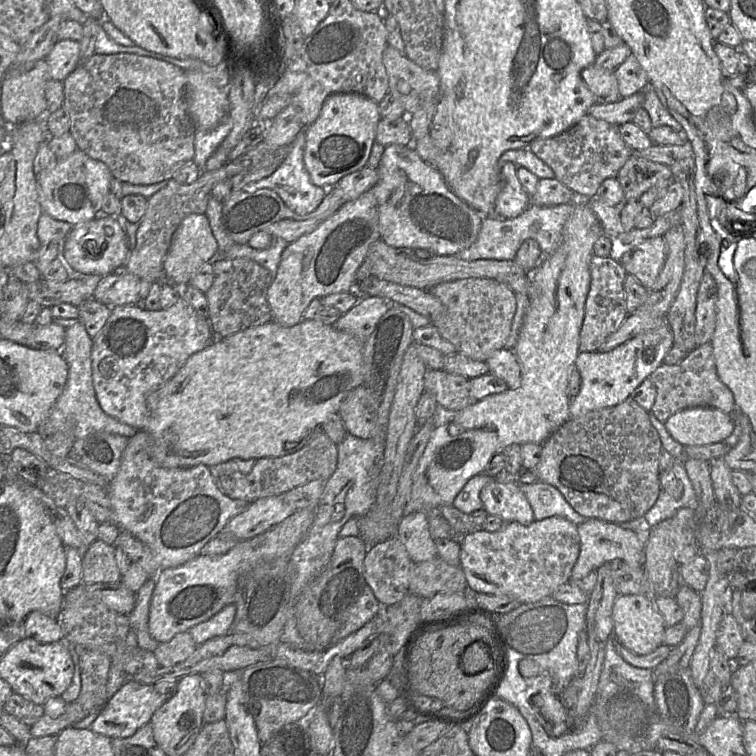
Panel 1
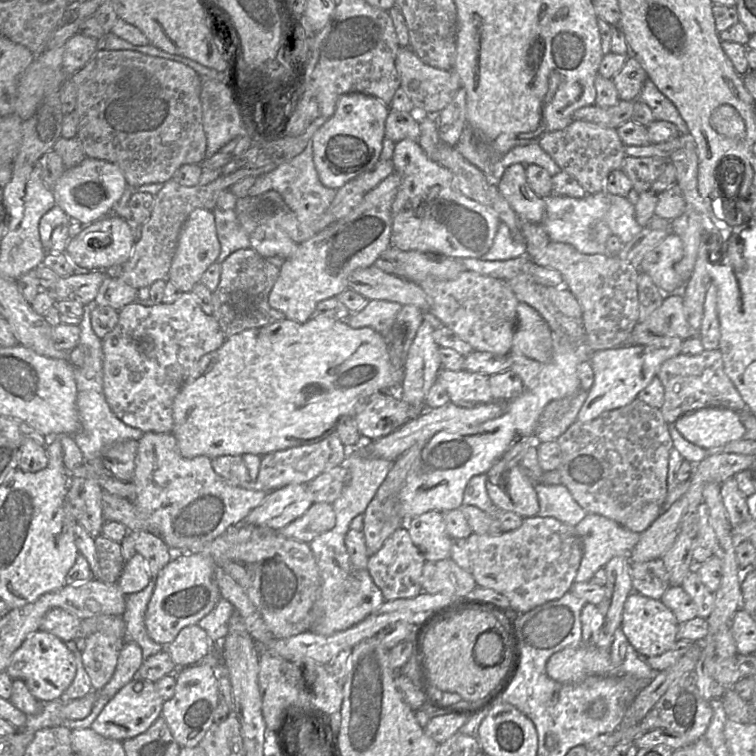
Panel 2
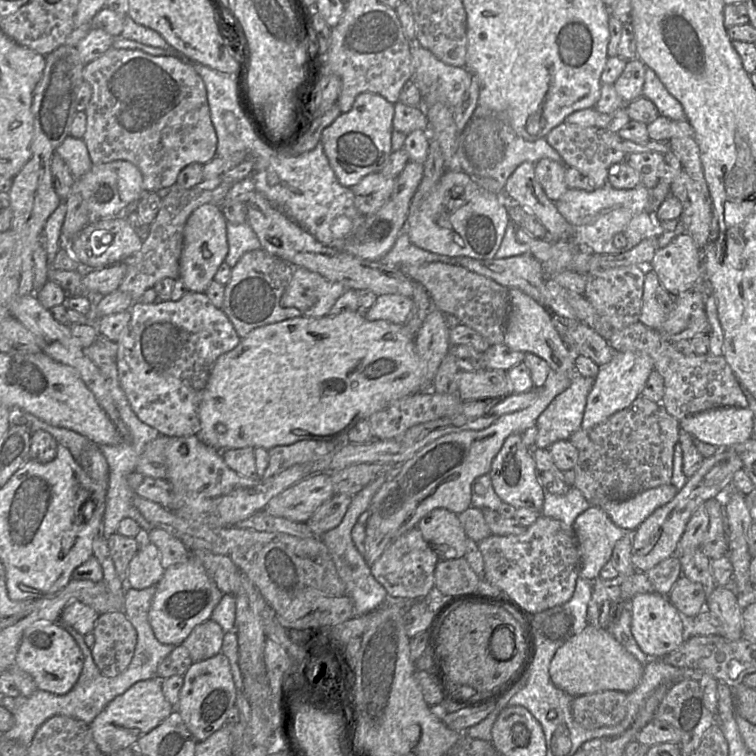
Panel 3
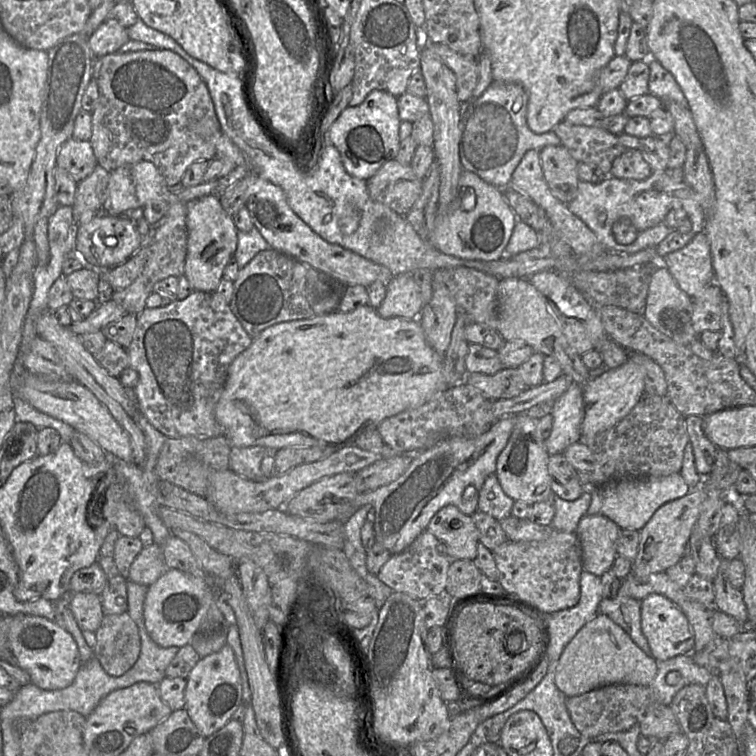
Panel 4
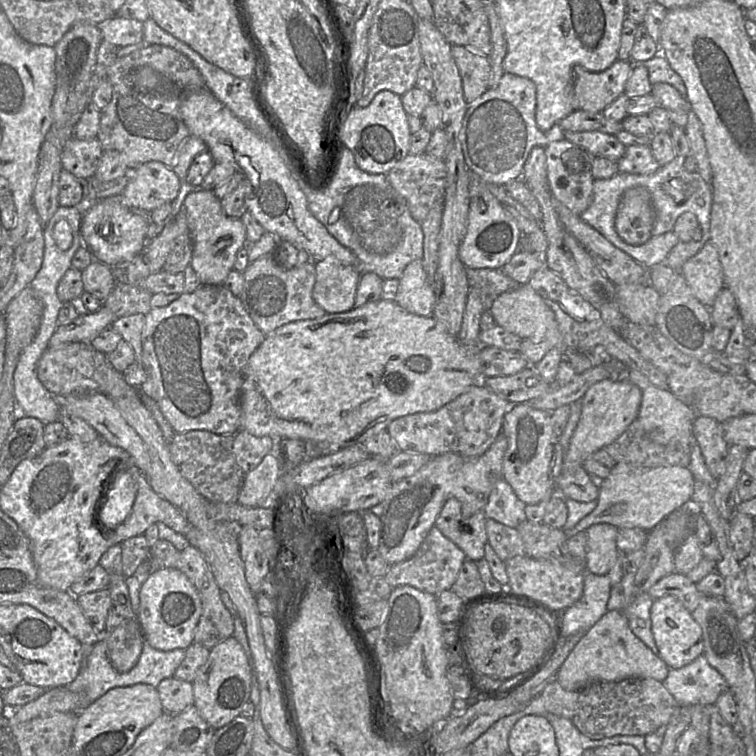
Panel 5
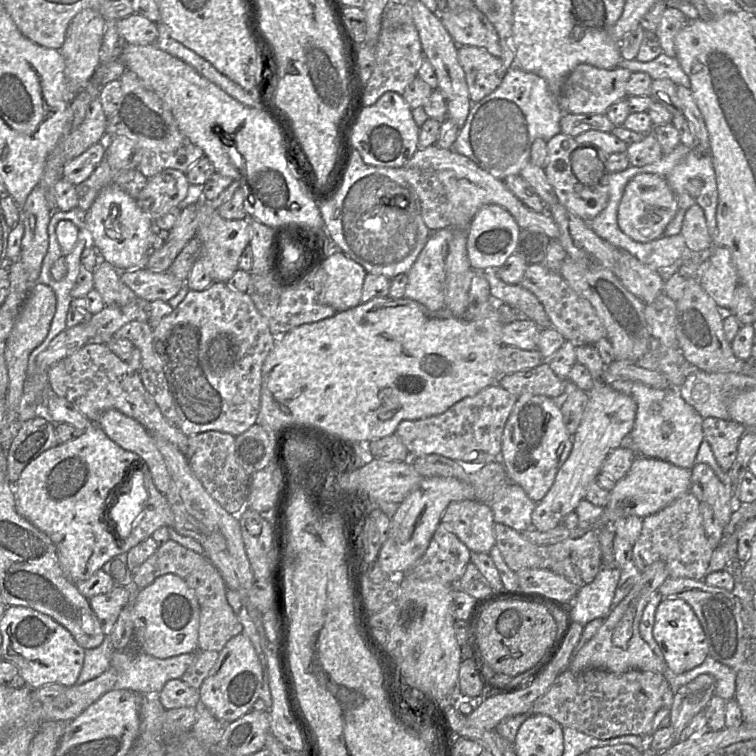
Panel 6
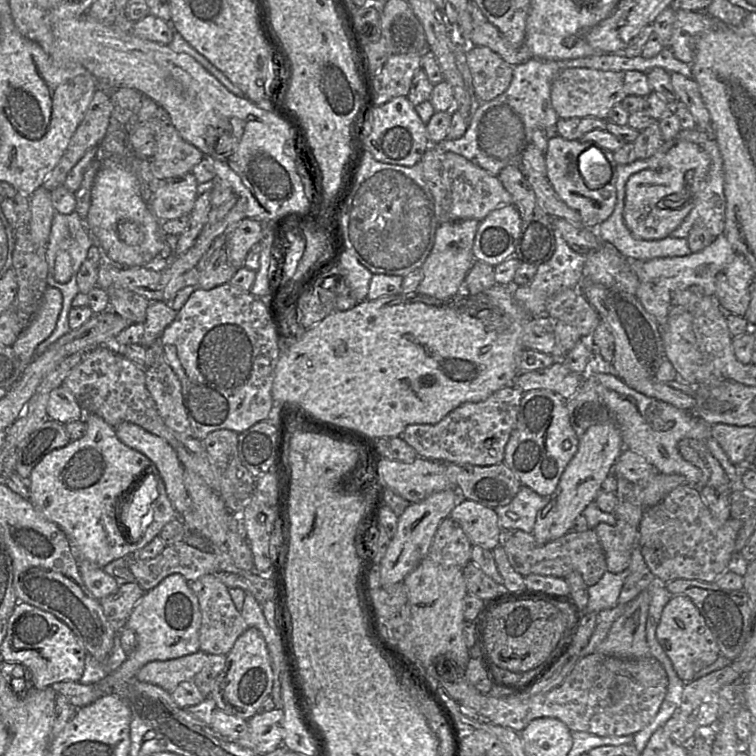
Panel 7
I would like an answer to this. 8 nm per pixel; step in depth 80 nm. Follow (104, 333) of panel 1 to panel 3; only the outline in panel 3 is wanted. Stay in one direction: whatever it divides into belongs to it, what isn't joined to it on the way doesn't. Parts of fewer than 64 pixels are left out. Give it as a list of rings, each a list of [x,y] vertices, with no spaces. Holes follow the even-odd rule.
[[[188,292],[178,301],[159,304],[133,302],[131,319],[116,341],[118,380],[131,409],[145,424],[169,437],[195,436],[200,430],[198,407],[211,369],[221,355],[233,350],[241,338],[220,308],[216,308],[205,293]]]

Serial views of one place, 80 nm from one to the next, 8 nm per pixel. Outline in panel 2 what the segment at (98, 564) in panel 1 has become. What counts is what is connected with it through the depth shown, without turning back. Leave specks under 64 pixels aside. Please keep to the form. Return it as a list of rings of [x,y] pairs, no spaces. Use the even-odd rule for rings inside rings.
[[[100,535],[95,539],[95,547],[100,567],[99,580],[104,583],[118,583],[125,565],[121,545]]]

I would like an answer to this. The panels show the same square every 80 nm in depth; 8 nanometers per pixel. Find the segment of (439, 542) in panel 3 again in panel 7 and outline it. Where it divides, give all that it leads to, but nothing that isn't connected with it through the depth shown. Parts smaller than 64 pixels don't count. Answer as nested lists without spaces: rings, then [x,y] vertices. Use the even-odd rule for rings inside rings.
[[[462,497],[449,517],[461,526],[472,545],[488,550],[500,545],[501,528],[493,508]]]

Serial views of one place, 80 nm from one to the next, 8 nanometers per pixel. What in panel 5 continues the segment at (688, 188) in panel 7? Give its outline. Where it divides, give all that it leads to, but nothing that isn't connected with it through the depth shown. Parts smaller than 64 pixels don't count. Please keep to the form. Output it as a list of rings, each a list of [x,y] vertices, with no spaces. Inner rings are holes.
[[[644,187],[628,189],[622,196],[615,218],[615,230],[630,245],[643,244],[652,236],[655,212],[649,191]]]

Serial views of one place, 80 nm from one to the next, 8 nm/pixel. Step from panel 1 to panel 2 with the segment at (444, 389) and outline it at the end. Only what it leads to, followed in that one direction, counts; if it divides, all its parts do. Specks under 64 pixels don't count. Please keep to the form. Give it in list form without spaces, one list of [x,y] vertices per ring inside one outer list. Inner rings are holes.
[[[441,368],[436,379],[446,388],[450,402],[456,405],[471,407],[492,401],[489,376],[487,375]]]

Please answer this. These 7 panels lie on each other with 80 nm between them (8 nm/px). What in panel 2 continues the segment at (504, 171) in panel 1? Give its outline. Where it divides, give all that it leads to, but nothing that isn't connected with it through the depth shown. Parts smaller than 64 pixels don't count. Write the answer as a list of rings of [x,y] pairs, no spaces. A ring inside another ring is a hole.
[[[520,163],[509,166],[498,182],[498,188],[521,219],[539,224],[546,214],[546,201],[527,183],[525,168],[526,165]]]

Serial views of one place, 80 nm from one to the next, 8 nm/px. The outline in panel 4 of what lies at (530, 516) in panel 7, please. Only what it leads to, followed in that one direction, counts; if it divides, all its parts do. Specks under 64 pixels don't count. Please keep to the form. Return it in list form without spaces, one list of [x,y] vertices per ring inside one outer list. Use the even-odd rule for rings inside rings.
[[[495,474],[486,477],[478,492],[477,508],[497,520],[511,516],[514,500],[502,490]]]

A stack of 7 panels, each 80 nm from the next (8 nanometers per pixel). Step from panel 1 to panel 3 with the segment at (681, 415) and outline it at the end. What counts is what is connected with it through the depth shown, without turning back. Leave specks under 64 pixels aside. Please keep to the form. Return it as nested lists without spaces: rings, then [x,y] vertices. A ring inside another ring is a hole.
[[[747,408],[706,410],[679,420],[682,430],[694,439],[728,449],[753,437],[754,414]]]

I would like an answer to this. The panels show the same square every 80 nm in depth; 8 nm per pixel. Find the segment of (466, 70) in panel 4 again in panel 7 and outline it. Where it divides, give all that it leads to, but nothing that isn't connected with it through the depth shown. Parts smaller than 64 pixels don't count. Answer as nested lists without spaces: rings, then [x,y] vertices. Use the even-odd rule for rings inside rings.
[[[467,46],[466,62],[473,79],[474,97],[478,102],[493,100],[510,85],[513,66],[485,46]]]

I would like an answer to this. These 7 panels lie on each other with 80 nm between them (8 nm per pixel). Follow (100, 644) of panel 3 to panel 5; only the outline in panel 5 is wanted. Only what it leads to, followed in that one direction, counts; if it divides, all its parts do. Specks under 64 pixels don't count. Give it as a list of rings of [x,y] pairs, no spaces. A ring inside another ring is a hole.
[[[136,618],[123,621],[110,632],[104,630],[99,640],[105,642],[107,656],[113,668],[125,673],[138,662],[144,636]]]

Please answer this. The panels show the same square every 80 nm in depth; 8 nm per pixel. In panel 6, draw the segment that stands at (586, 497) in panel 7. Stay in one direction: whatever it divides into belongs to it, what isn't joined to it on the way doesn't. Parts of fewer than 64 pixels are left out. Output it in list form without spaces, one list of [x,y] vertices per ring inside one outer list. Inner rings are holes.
[[[598,385],[588,394],[588,402],[578,429],[572,436],[571,452],[559,469],[554,482],[546,495],[536,503],[531,515],[532,527],[539,531],[547,531],[558,526],[565,515],[574,512],[578,503],[585,498],[588,486],[595,482],[600,474],[601,466],[606,456],[620,447],[622,439],[632,430],[636,414],[636,402],[624,393],[614,390],[609,385]]]

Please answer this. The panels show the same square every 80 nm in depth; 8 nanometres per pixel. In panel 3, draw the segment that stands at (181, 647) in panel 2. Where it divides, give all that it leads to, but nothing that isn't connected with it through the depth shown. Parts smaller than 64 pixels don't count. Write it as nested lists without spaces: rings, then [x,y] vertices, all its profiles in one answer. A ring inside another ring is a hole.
[[[213,620],[197,625],[181,644],[189,652],[193,663],[209,659],[221,652],[225,632]]]

